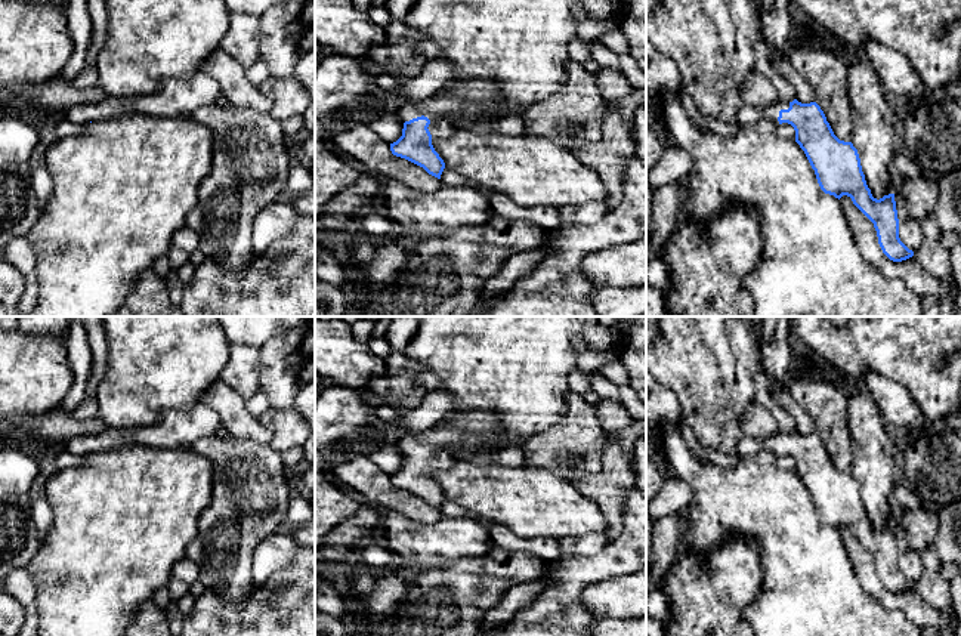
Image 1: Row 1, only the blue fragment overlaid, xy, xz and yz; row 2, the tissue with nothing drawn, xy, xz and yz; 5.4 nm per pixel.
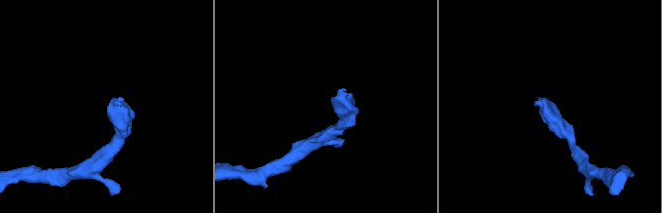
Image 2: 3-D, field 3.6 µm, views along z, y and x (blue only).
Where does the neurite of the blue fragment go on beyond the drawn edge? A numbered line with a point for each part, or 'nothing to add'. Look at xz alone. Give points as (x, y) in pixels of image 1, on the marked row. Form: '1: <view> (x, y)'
1: xz (482, 92)

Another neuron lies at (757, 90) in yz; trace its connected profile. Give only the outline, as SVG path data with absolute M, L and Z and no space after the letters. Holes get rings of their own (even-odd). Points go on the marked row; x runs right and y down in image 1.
M754 70L739 84L739 96L745 105L761 109L781 101L770 80Z

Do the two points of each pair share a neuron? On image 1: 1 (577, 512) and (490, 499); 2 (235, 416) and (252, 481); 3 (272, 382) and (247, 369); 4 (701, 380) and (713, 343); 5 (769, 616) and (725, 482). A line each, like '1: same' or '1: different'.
1: same
2: different
3: different
4: different
5: same

